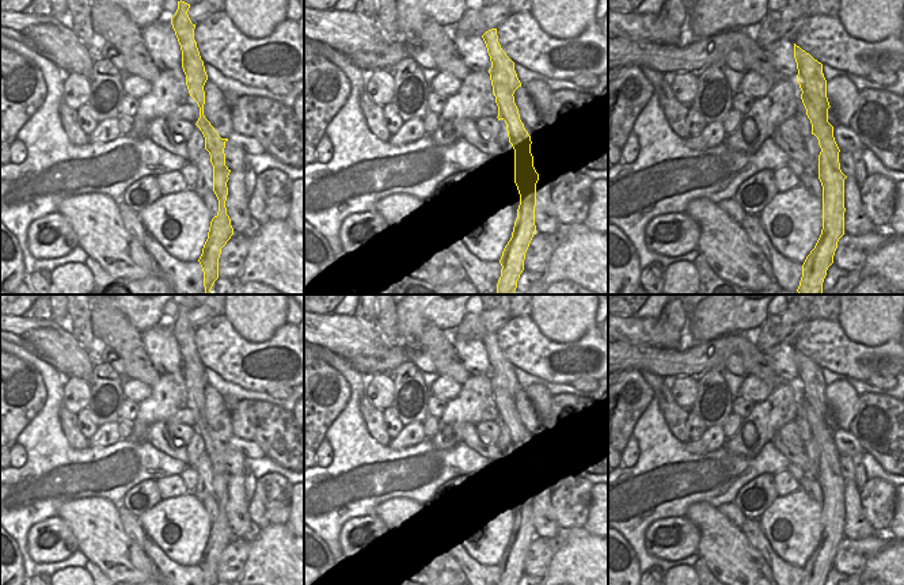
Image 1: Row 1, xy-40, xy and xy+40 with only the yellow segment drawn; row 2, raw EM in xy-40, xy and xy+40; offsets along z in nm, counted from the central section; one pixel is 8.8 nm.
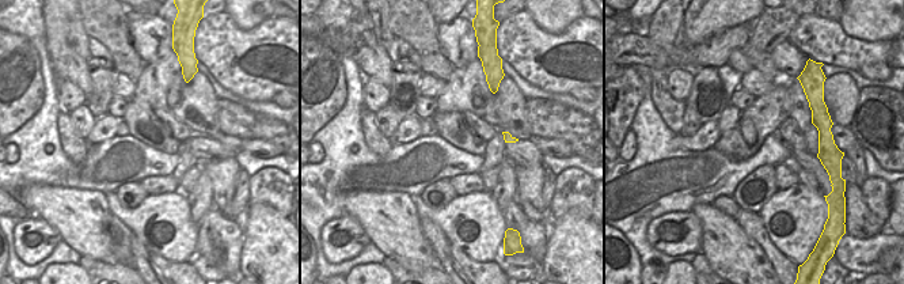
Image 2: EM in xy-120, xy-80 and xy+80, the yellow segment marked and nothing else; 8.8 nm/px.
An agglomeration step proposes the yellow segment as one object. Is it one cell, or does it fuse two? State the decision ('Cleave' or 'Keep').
Cleave

